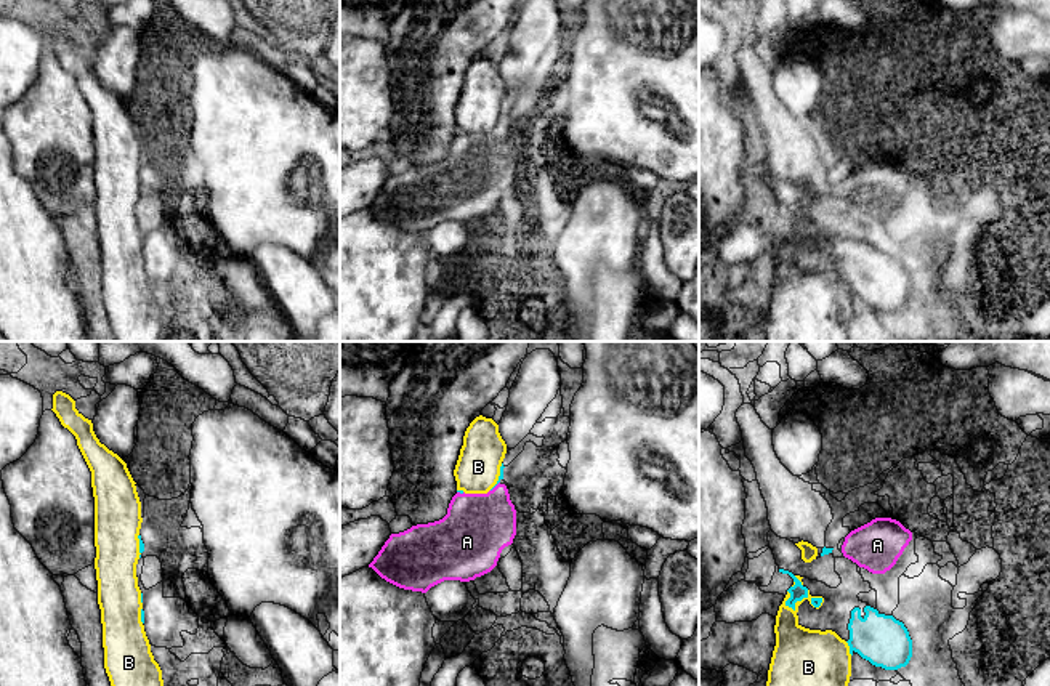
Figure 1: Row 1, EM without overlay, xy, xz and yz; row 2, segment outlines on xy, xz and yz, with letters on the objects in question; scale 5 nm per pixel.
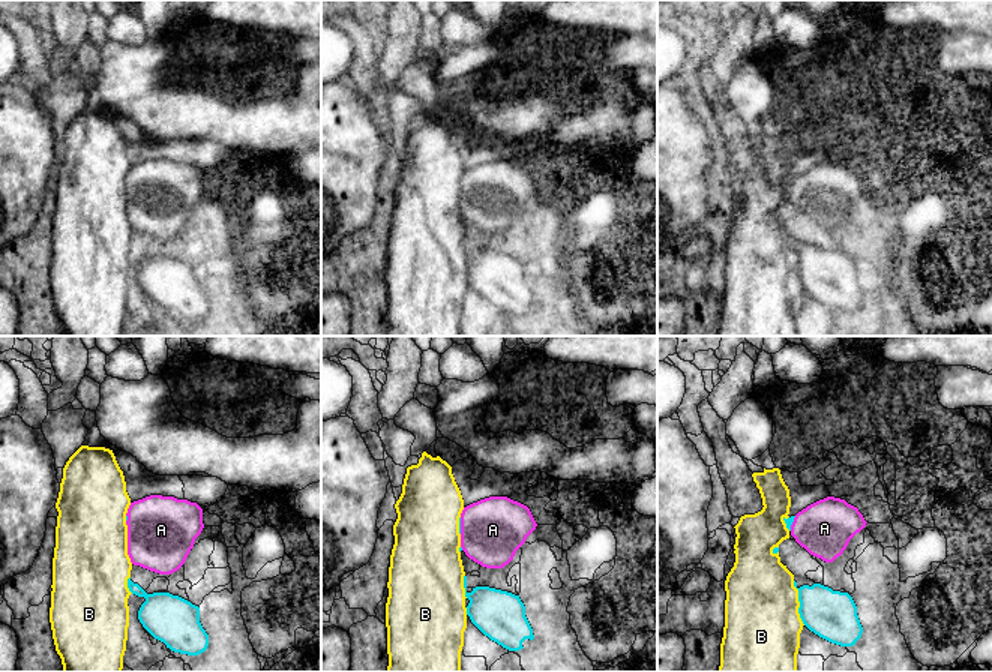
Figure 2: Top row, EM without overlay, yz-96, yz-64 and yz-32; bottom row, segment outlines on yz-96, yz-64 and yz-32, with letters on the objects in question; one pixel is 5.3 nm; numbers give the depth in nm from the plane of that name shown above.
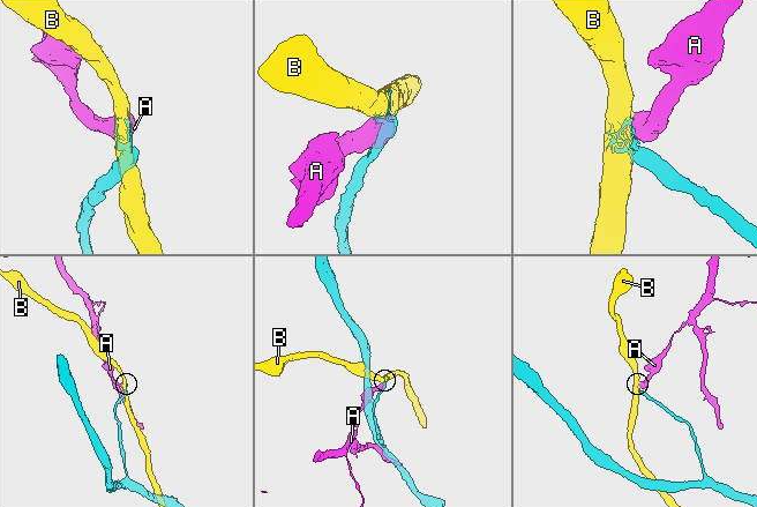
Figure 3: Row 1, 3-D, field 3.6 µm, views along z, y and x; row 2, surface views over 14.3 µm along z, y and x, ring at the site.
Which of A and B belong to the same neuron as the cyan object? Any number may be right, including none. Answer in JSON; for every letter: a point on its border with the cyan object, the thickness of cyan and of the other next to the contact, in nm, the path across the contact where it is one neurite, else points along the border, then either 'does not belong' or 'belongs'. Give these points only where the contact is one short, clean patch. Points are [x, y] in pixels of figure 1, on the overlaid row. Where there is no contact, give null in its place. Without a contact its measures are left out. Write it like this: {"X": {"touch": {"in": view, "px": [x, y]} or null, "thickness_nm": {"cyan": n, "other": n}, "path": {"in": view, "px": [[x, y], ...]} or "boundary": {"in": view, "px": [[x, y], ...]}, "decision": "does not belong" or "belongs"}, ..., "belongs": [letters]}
{"A": {"touch": {"in": "xz", "px": [496, 484]}, "thickness_nm": {"cyan": 20, "other": 340}, "boundary": {"in": "xz", "px": [[499, 481], [491, 491]]}, "decision": "does not belong"}, "B": {"touch": {"in": "yz", "px": [802, 598]}, "thickness_nm": {"cyan": 80, "other": 220}, "decision": "does not belong"}, "belongs": []}

